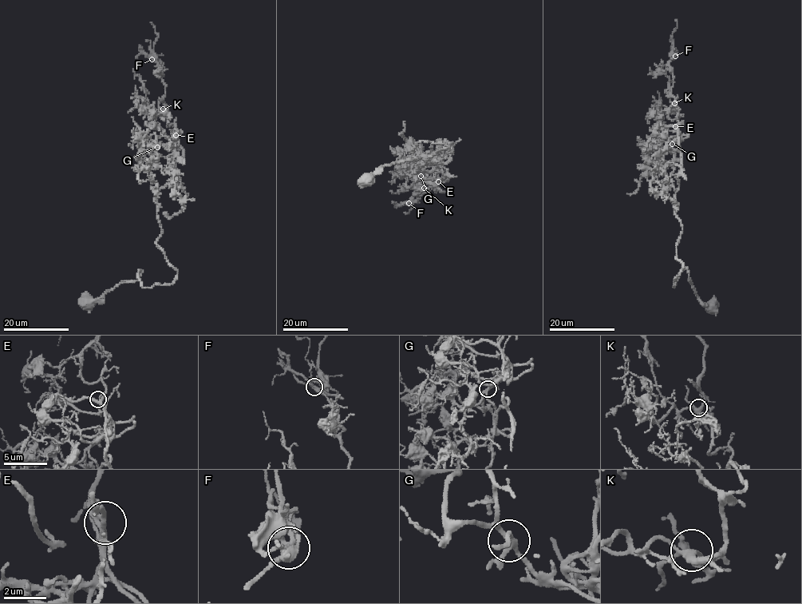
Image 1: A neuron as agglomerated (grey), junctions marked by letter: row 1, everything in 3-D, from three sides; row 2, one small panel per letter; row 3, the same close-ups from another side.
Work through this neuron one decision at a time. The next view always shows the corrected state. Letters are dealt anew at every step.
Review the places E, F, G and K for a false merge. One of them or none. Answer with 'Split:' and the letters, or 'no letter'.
Split: no letter

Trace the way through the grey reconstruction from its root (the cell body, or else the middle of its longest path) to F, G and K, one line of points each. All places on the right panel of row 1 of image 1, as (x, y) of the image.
F: (711, 307), (685, 268), (673, 287), (682, 264), (678, 114), (669, 117), (675, 56)
G: (711, 307), (685, 268), (673, 287), (682, 264), (674, 211), (681, 154), (672, 143)
K: (711, 307), (685, 268), (673, 287), (682, 264), (674, 211), (678, 114), (669, 117), (674, 103)

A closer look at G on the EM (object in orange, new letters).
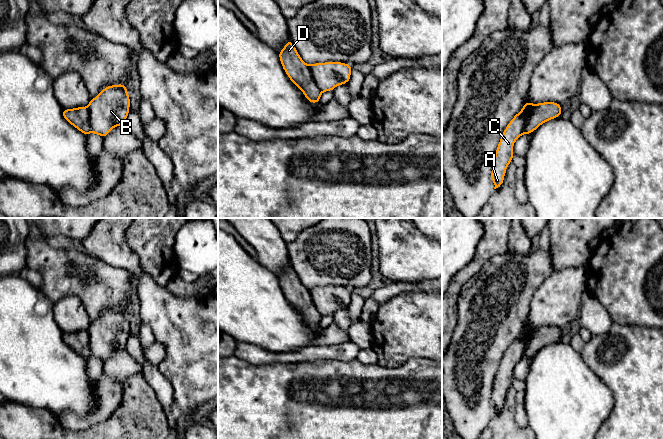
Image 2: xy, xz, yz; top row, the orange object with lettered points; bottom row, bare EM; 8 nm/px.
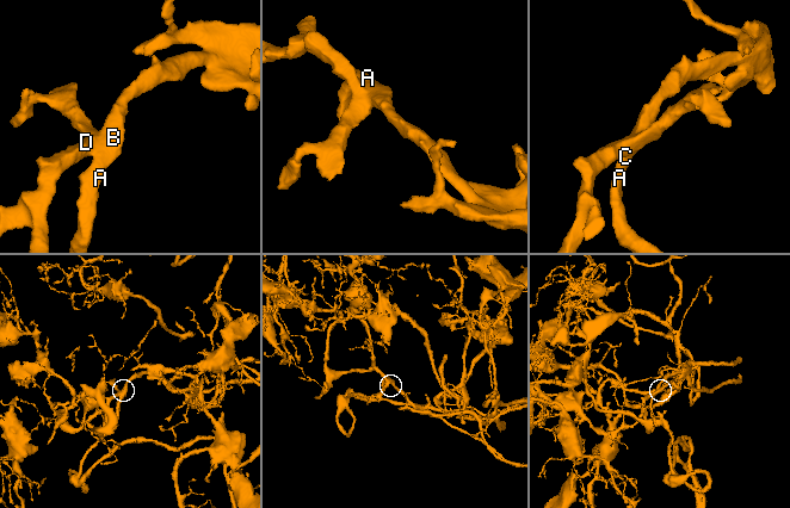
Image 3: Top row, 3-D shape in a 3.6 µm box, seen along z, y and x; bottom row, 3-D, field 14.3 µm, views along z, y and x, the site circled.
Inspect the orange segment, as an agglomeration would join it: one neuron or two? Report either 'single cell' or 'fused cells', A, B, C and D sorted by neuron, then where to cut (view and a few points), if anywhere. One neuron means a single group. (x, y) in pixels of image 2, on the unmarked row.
single cell | A B C D | no cut

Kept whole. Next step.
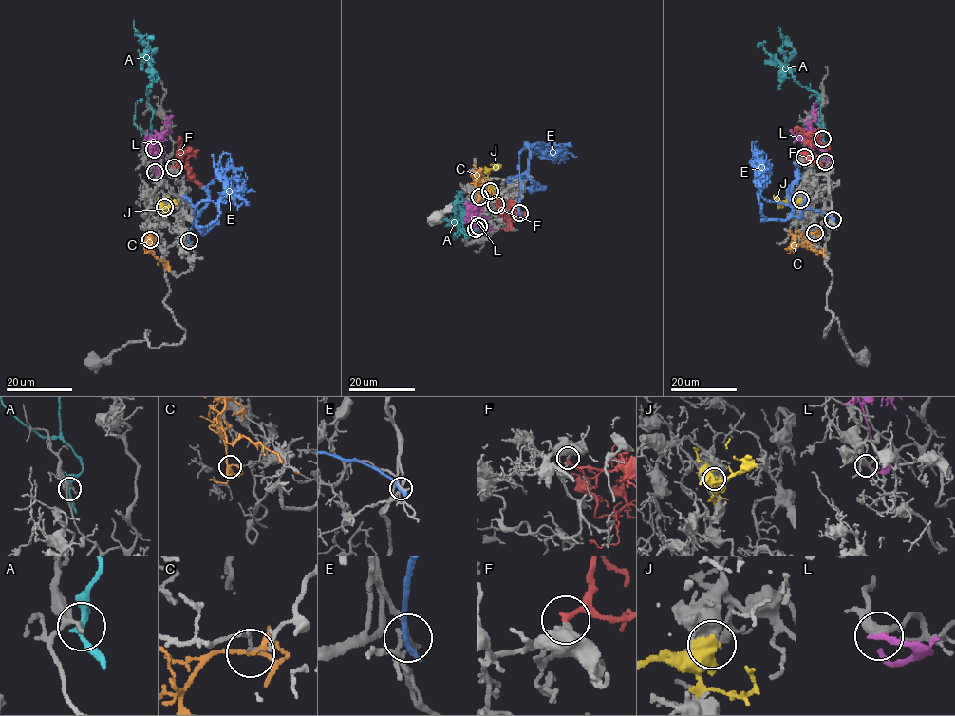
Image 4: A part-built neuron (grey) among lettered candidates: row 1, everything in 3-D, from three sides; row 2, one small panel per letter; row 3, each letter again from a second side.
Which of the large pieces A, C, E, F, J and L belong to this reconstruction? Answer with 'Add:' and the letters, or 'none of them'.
Add: F

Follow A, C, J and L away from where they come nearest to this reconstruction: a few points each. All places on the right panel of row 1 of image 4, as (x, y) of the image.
A: (822, 139), (825, 129), (813, 107), (819, 95), (801, 86), (792, 76), (786, 61), (794, 49), (778, 27)
C: (814, 233), (805, 237), (810, 248), (823, 254), (821, 247)
J: (800, 200), (780, 205), (773, 197), (774, 194)
L: (825, 161), (827, 154), (809, 127), (814, 120), (815, 102)

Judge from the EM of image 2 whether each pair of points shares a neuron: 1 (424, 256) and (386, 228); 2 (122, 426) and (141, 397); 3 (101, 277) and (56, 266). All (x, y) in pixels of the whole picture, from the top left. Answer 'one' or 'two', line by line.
1: one
2: one
3: one

